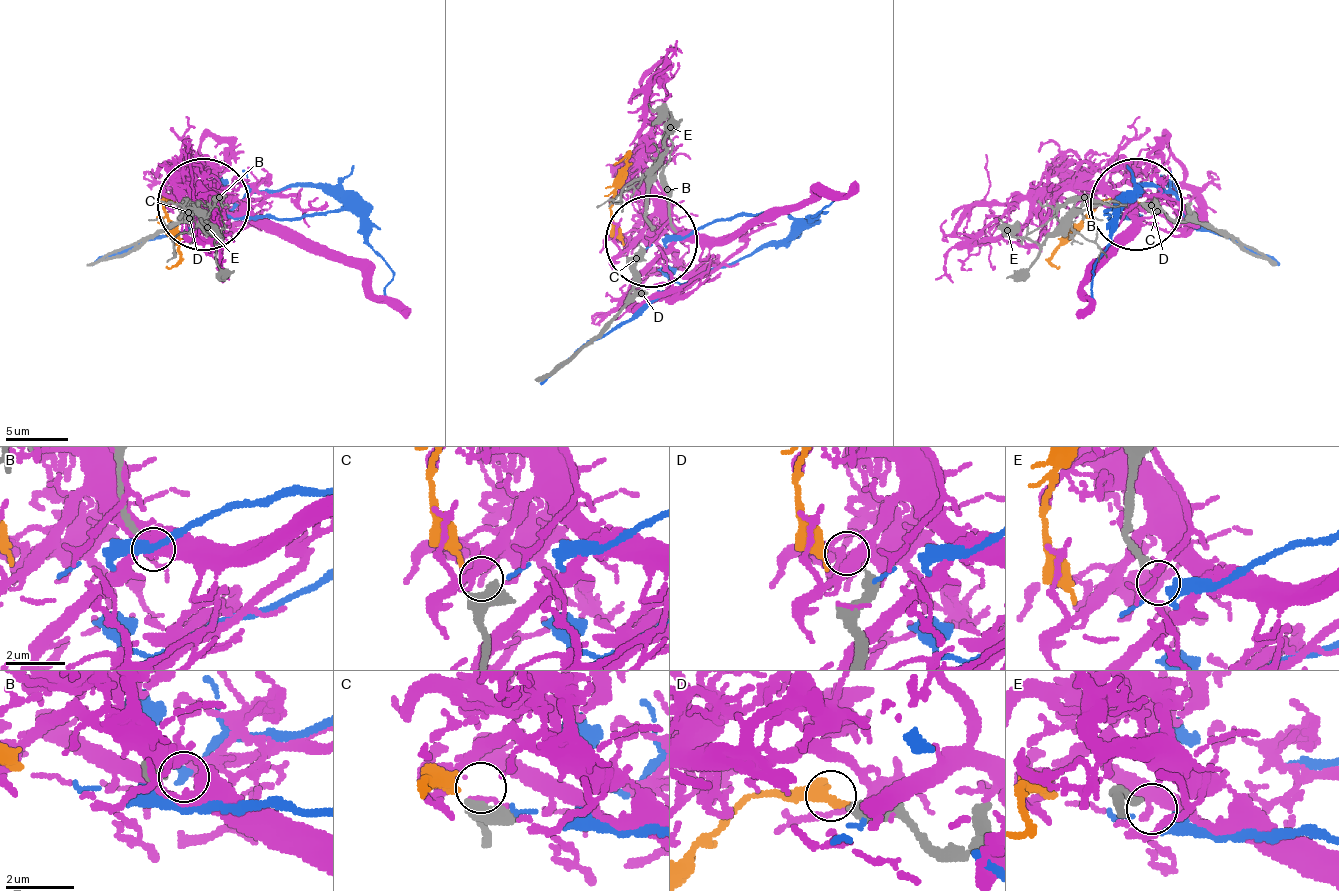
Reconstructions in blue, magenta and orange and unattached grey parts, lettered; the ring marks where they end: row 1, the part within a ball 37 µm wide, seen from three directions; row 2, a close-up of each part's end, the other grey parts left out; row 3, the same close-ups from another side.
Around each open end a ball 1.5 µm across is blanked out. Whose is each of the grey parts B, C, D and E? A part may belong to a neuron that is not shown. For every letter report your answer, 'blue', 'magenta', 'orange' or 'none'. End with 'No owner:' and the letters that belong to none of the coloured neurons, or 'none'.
B: none
C: orange
D: none
E: blue
No owner: B, D

